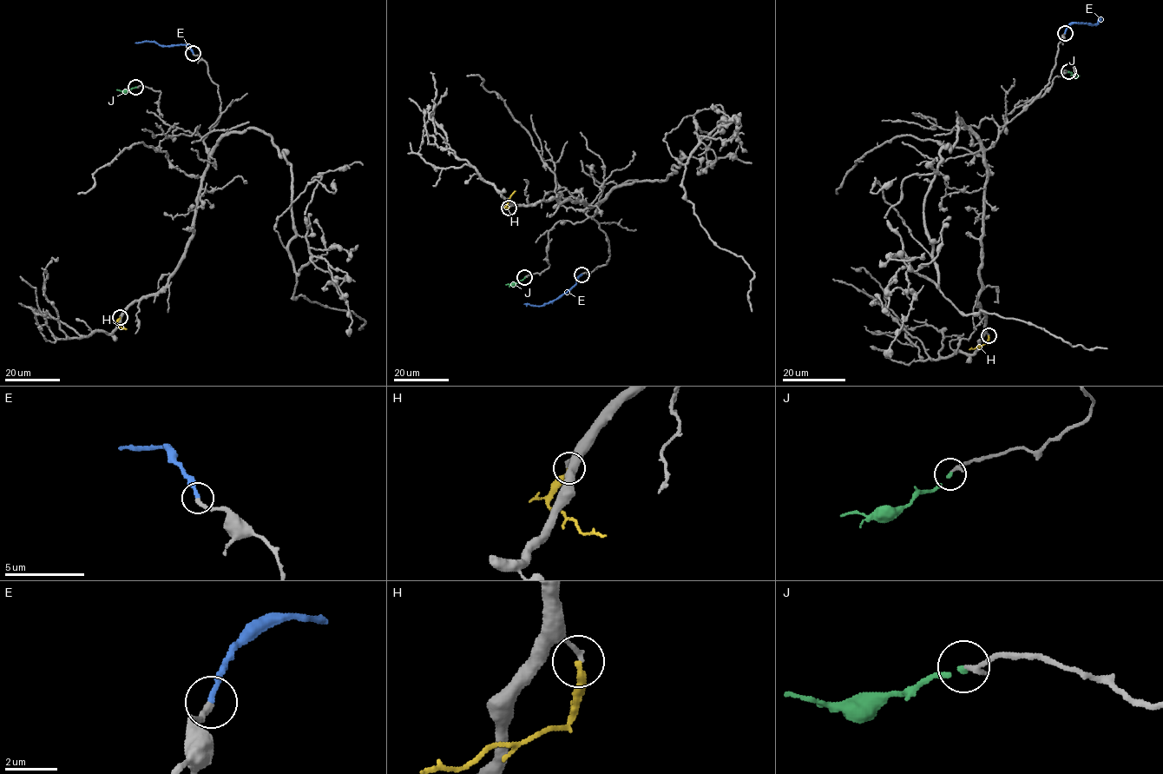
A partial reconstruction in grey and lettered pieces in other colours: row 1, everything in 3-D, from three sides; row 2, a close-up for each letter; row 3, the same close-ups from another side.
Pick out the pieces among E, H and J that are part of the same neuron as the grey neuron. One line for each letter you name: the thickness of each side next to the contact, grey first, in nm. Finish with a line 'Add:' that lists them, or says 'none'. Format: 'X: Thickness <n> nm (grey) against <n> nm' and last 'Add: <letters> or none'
E: Thickness 280 nm (grey) against 220 nm
J: Thickness 200 nm (grey) against 190 nm
Add: E, J

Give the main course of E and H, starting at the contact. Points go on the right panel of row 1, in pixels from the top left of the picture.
E: (1064, 33), (1075, 23), (1095, 24), (1099, 21)
H: (988, 335), (987, 343), (969, 349)

